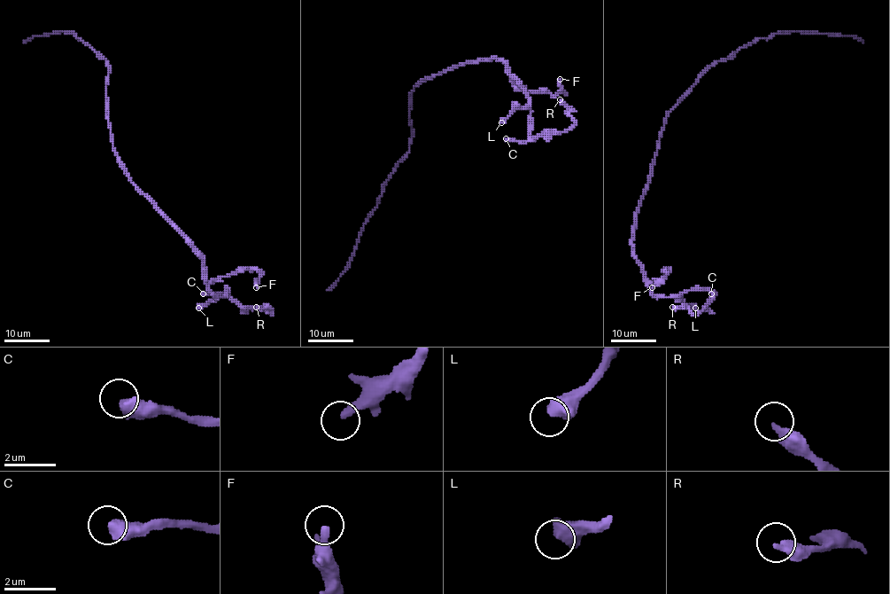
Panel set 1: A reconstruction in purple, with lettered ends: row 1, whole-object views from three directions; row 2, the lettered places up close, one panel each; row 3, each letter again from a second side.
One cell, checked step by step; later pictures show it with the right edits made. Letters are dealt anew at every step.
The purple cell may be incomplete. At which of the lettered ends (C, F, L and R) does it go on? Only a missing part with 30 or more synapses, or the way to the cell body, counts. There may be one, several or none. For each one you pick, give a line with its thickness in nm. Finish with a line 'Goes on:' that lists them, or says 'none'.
Goes on: none

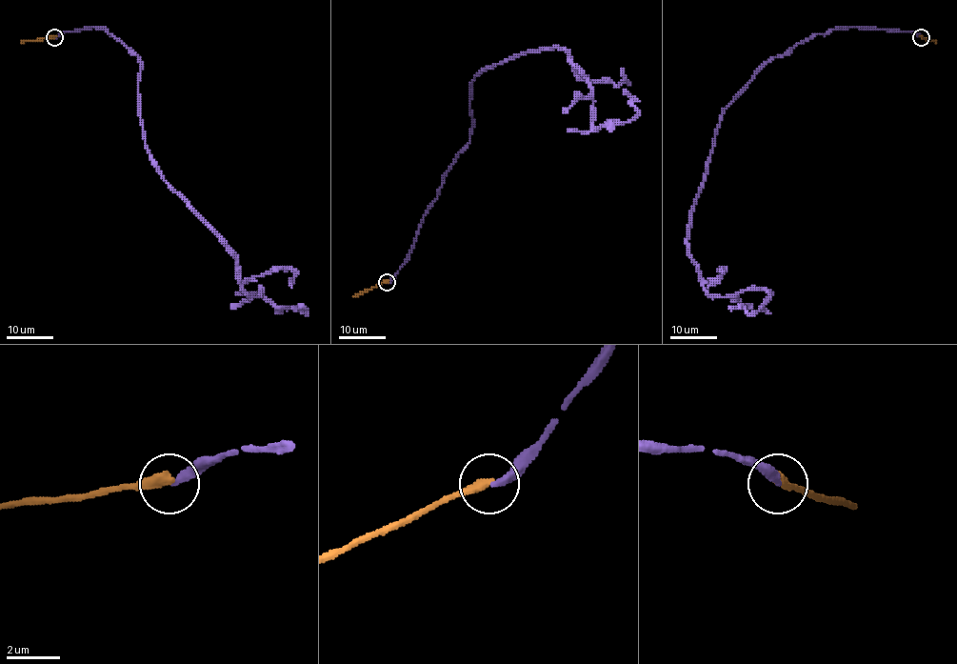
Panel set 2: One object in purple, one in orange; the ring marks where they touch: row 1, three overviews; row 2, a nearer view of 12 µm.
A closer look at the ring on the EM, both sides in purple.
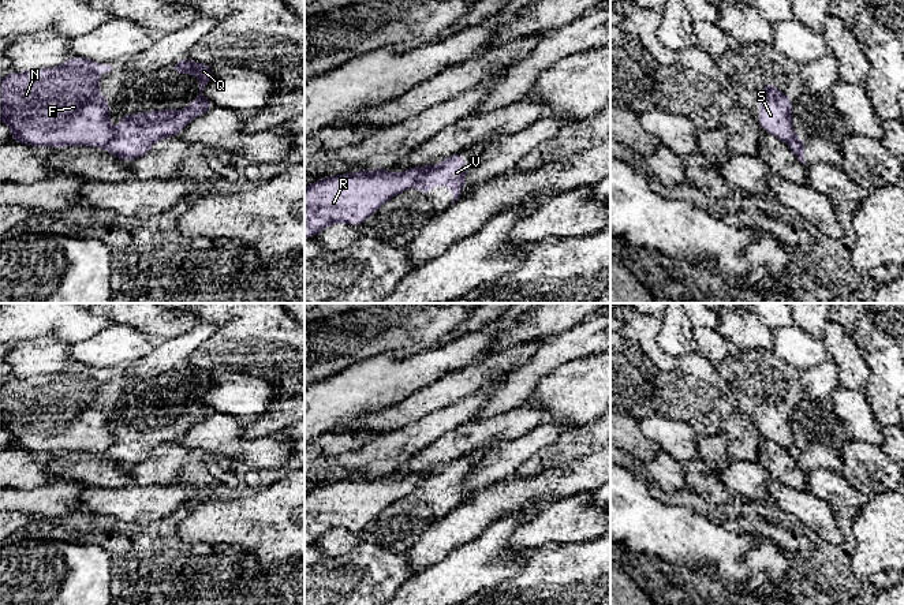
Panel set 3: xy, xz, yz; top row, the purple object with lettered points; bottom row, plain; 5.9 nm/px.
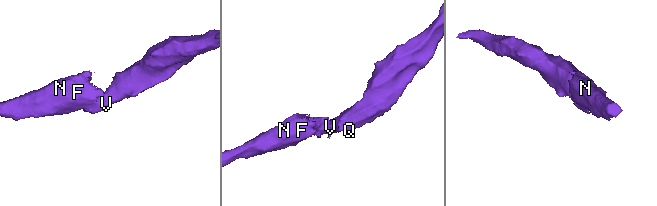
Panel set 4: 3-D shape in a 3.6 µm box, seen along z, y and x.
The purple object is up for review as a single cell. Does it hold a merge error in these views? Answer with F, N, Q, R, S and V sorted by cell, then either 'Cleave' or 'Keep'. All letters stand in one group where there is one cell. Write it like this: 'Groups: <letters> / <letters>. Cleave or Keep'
Groups: F N R S / Q V. Cleave

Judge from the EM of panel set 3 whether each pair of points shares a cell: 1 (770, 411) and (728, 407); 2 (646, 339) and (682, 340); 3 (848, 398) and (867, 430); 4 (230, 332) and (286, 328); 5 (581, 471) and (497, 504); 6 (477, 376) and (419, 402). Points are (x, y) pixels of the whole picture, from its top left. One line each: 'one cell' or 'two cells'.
1: two cells
2: two cells
3: one cell
4: one cell
5: one cell
6: one cell

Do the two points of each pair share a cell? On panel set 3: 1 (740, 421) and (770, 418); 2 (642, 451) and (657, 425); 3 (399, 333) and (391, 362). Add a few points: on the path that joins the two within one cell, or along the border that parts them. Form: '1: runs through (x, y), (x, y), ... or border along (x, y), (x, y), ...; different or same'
1: border along (740, 410), (759, 432); different
2: border along (637, 421), (641, 430), (660, 448); different
3: border along (425, 347), (404, 354), (380, 353), (362, 361); different

